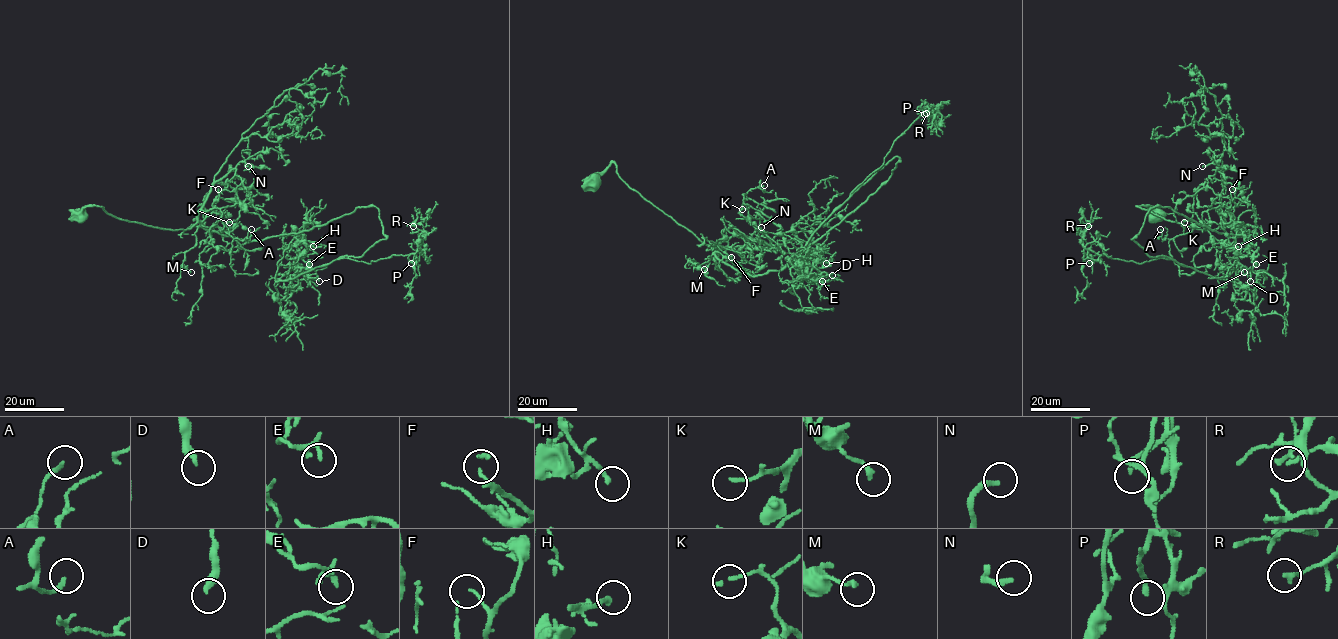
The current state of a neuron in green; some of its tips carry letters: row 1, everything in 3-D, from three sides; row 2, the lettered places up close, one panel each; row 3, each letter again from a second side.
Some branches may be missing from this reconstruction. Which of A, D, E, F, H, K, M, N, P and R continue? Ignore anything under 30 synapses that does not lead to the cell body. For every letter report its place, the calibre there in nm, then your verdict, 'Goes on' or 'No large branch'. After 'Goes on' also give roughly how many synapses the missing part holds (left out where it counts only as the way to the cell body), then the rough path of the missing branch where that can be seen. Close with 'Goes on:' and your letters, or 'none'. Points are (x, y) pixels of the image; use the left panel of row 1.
A: Place: (251, 229). Thickness 180 nm. No large branch
D: Place: (319, 281). Thickness 320 nm. No large branch
E: Place: (309, 264). Thickness 160 nm. No large branch
F: Place: (218, 189). Thickness 100 nm. No large branch
H: Place: (313, 246). Thickness 200 nm. No large branch
K: Place: (229, 222). Thickness 150 nm. No large branch
M: Place: (191, 272). Thickness 200 nm. No large branch
N: Place: (248, 166). Thickness 280 nm. Goes on. Roughly 100 synapses. Course of what is missing: (248, 166), (277, 162), (287, 155), (288, 166), (278, 174)
P: Place: (411, 263). Thickness 190 nm. No large branch
R: Place: (413, 226). Thickness 200 nm. No large branch
Goes on: N

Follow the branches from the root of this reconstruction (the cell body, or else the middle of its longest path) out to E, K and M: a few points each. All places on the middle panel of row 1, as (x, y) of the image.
E: (595, 182), (613, 163), (719, 259), (760, 275), (853, 212), (898, 157), (793, 257), (800, 276), (822, 281)
K: (595, 182), (613, 163), (631, 188), (709, 246), (728, 248), (749, 243), (759, 219), (742, 209)
M: (595, 182), (613, 163), (618, 174), (631, 188), (711, 248), (712, 254), (706, 262), (695, 263), (704, 269)

